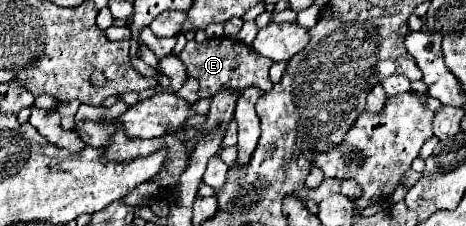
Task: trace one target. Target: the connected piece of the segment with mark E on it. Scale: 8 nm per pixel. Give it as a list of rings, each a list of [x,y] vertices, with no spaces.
[[[226,36],[208,38],[204,44],[192,40],[178,54],[178,58],[186,66],[186,74],[194,76],[200,82],[200,90],[198,90],[200,98],[214,96],[216,90],[222,90],[226,86],[228,88],[238,88],[238,90],[244,90],[248,86],[258,86],[264,92],[268,92],[272,88],[272,82],[268,78],[268,70],[272,66],[272,60],[258,56],[250,46],[246,46],[240,40],[234,42],[232,38],[226,38]]]

